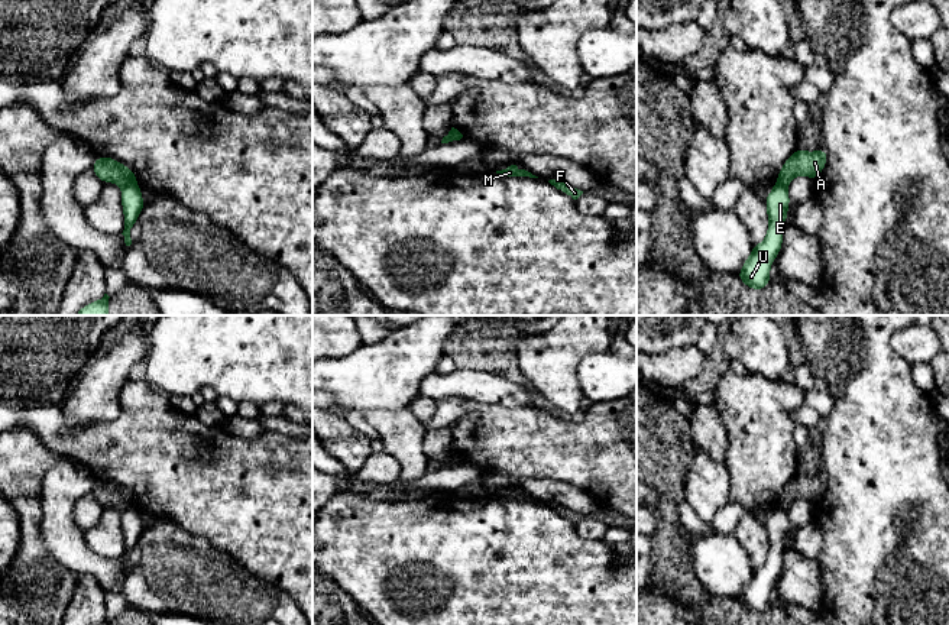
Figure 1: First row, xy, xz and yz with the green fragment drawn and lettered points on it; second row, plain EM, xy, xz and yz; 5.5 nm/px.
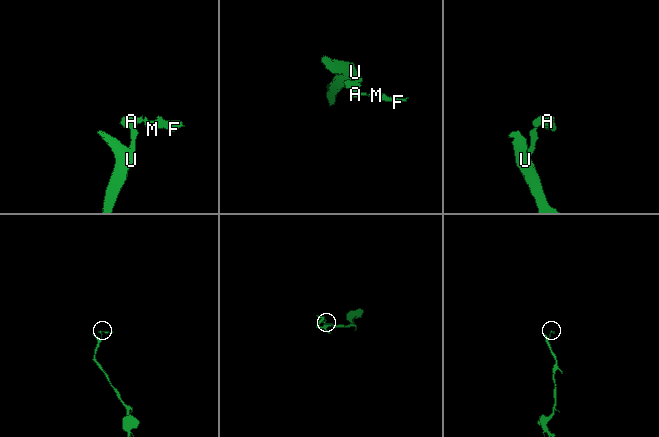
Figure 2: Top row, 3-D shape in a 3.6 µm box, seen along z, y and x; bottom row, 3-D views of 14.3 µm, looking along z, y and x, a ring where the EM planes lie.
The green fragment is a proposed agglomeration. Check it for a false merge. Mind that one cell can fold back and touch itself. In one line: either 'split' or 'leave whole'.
split

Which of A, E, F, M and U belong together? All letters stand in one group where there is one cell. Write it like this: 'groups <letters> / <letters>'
groups A F M / E U

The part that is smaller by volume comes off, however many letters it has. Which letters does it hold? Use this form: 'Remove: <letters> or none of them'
Remove: A, F, M

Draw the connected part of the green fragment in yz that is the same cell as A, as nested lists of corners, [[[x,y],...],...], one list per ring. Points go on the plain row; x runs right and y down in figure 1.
[[[826,472],[817,476],[806,476],[796,473],[793,479],[784,486],[777,501],[777,506],[787,511],[797,499],[806,499],[816,503],[826,490],[827,475]]]

